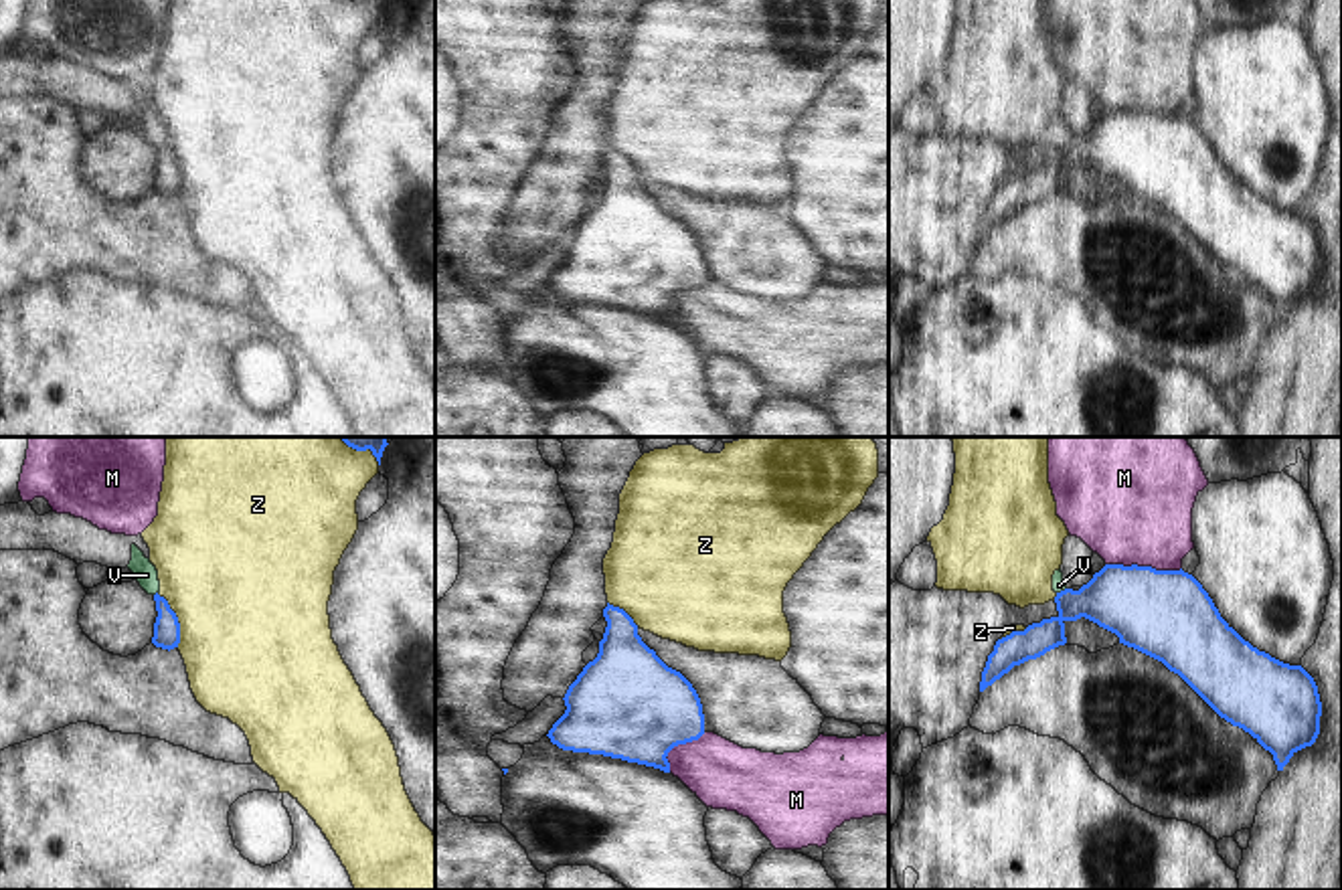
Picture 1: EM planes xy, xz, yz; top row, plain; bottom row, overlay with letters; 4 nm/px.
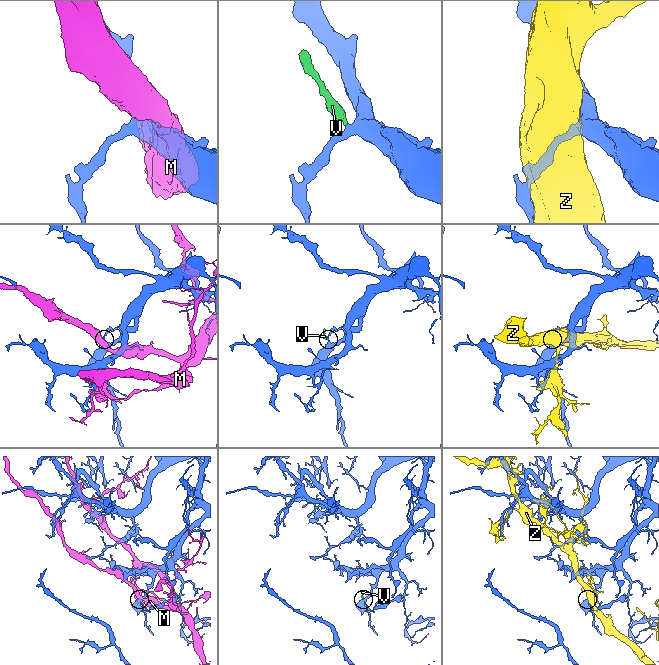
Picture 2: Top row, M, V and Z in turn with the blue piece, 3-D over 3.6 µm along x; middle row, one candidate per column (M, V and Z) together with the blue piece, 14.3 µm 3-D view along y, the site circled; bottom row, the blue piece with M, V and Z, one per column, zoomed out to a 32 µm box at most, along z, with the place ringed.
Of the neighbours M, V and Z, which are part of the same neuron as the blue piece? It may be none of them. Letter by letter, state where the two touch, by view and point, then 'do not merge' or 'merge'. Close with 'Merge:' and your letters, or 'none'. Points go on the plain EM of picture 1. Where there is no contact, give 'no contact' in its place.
M: yz (1144, 114) | do not merge
V: yz (1061, 138) | merge
Z: xy (177, 166) | do not merge
Merge: V

